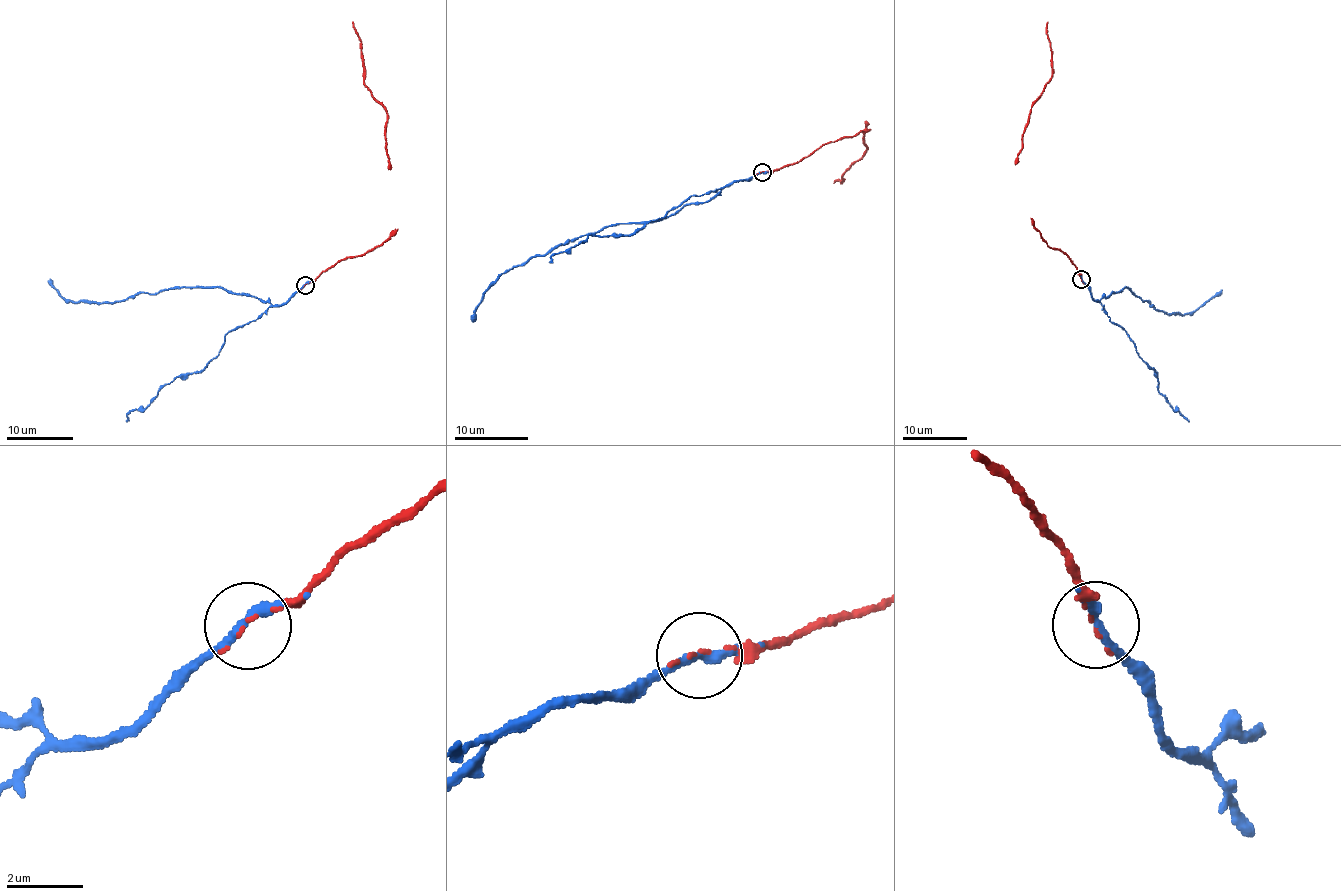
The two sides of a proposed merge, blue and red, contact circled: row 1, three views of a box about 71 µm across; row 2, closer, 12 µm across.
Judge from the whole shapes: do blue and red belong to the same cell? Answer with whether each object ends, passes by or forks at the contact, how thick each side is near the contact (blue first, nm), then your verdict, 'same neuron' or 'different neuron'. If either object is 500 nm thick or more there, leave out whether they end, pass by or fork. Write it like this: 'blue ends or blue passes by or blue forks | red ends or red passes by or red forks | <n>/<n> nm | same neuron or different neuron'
blue passes by | red ends | 220/60 nm | same neuron

